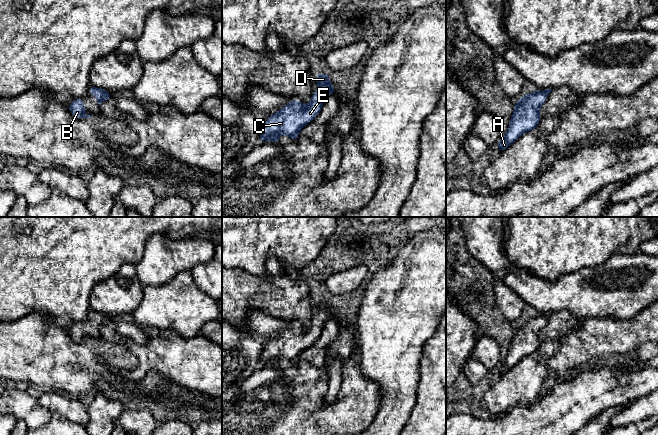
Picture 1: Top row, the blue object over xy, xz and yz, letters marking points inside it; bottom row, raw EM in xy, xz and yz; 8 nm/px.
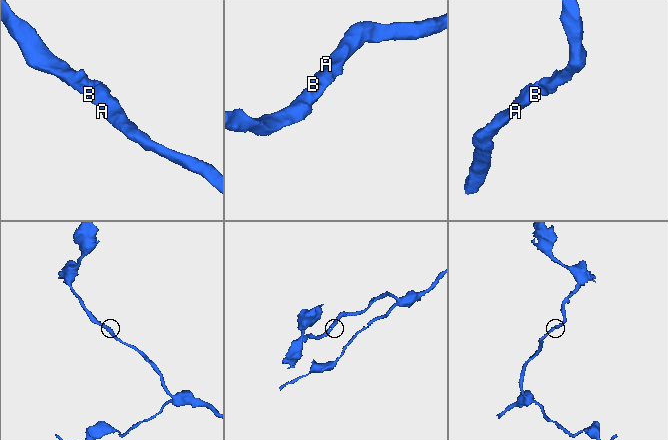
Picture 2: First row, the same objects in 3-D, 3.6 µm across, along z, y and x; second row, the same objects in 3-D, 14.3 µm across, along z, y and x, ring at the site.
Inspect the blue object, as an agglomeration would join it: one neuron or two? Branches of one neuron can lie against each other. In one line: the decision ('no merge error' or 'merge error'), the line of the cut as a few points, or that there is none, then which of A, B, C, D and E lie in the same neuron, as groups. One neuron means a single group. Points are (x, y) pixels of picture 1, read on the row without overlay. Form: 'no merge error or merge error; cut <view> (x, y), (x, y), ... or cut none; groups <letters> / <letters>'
no merge error; cut none; groups A B C D E

